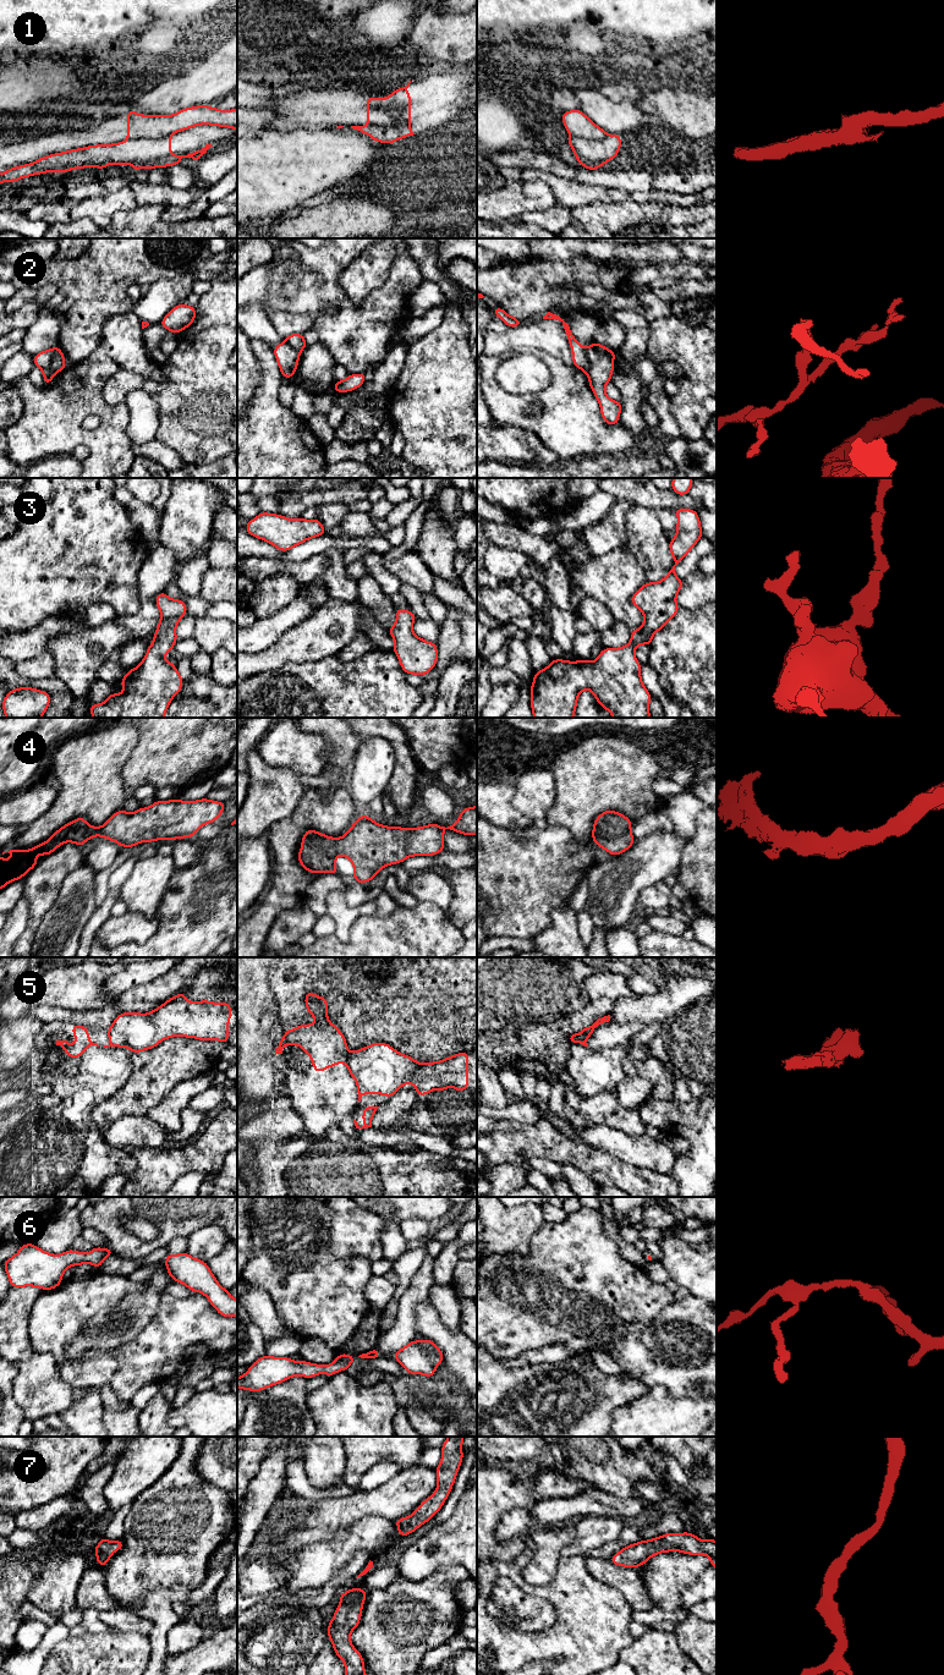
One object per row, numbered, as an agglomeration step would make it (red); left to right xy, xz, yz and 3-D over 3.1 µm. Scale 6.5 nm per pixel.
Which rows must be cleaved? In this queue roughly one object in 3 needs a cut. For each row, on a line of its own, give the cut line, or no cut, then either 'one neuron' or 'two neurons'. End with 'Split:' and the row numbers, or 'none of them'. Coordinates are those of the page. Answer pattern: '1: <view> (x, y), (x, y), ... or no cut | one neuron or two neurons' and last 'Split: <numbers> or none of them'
1: xz (373, 99), (372, 106), (390, 110), (395, 115), (394, 124) | two neurons
2: xy (56, 347), (56, 353), (51, 361), (51, 369), (54, 372) | two neurons
3: no cut | one neuron
4: no cut | one neuron
5: xz (350, 1054), (347, 1069) | two neurons
6: no cut | one neuron
7: no cut | one neuron
Split: 1, 2, 5

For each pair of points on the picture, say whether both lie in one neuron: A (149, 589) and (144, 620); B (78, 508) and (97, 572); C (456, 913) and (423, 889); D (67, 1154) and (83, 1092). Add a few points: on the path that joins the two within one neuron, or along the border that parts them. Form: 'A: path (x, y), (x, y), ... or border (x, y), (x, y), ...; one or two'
A: path (146, 597), (146, 613); one
B: path (78, 523), (78, 544), (91, 556); one
C: border (444, 879), (451, 888), (451, 902), (444, 912); two
D: path (69, 1138), (77, 1130), (77, 1108); one

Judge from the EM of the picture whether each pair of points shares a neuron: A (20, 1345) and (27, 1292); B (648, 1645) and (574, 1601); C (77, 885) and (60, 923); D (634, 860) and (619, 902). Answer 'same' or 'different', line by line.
A: same
B: different
C: same
D: same

